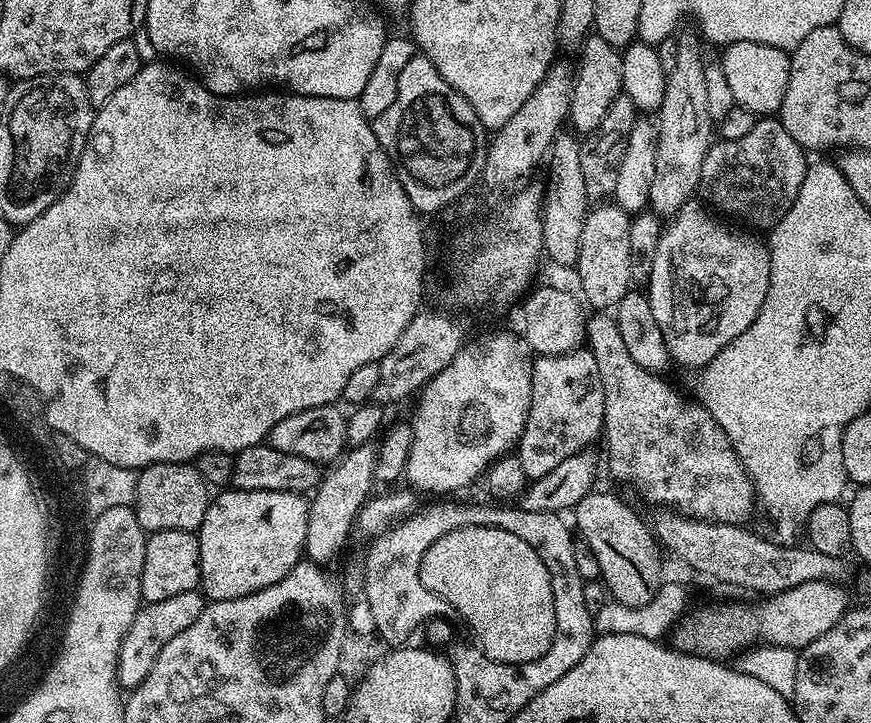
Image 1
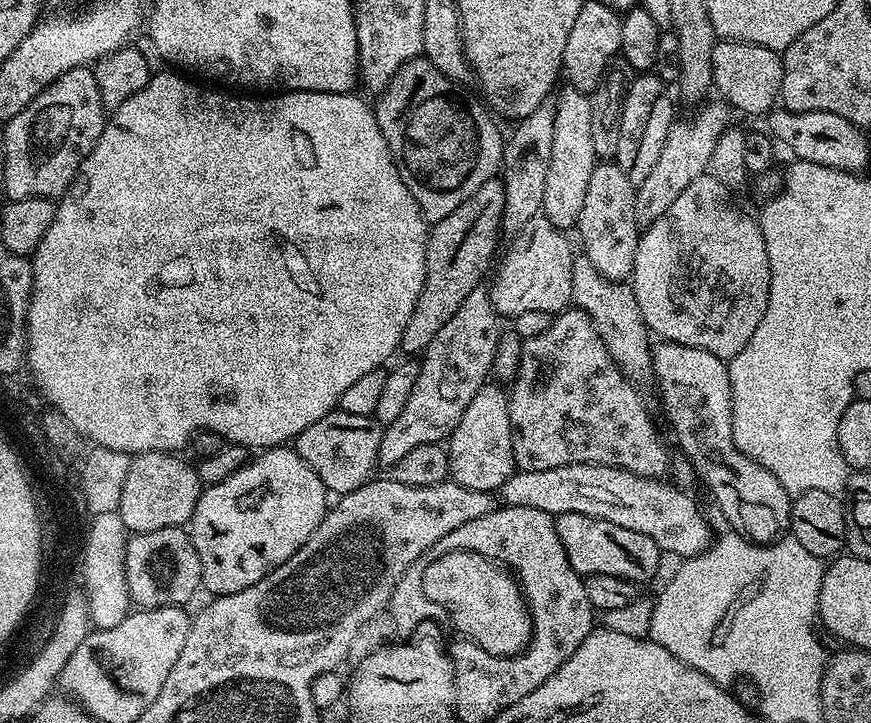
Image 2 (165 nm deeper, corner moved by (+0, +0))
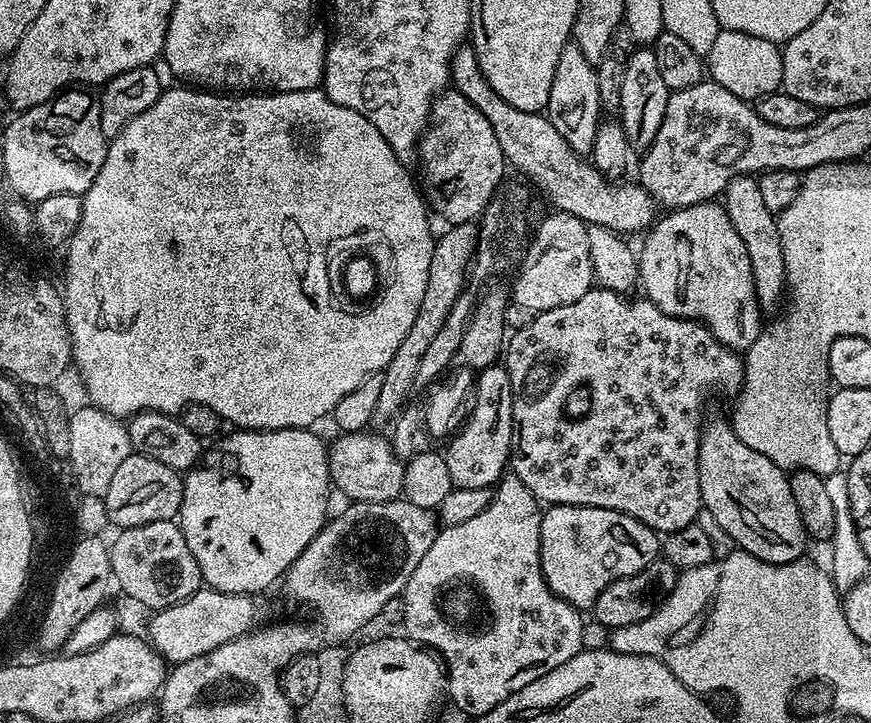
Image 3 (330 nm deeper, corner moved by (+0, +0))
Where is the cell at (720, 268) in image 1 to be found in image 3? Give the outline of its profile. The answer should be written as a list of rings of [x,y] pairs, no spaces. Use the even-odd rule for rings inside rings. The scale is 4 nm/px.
[[[705,202],[665,211],[644,238],[644,245],[638,248],[639,287],[644,288],[648,301],[674,318],[697,320],[712,331],[717,342],[737,354],[756,341],[762,309],[750,270],[750,254],[746,254],[746,242],[738,238],[723,203]]]

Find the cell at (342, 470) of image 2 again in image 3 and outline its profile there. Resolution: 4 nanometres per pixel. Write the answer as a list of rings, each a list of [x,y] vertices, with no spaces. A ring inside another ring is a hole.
[[[373,430],[346,432],[337,435],[336,441],[328,444],[329,481],[347,499],[352,502],[373,500],[390,502],[404,495],[405,461],[392,449],[391,439],[387,435],[379,436]]]

